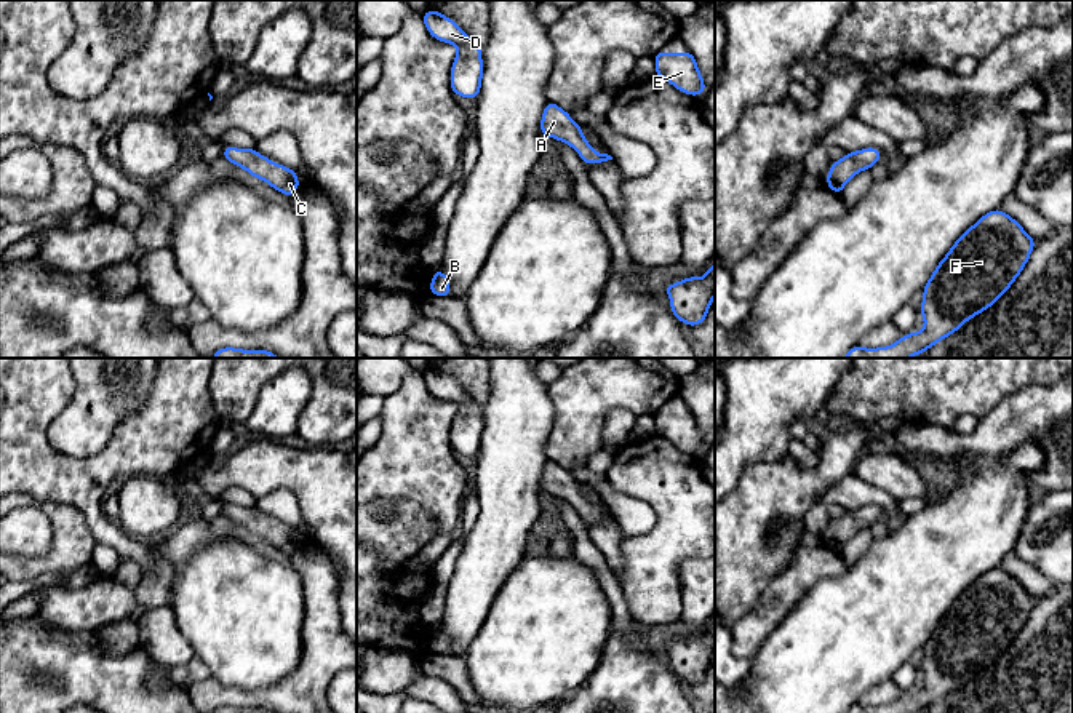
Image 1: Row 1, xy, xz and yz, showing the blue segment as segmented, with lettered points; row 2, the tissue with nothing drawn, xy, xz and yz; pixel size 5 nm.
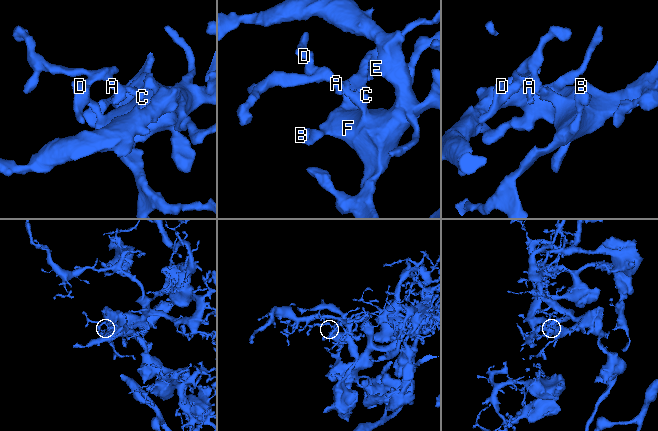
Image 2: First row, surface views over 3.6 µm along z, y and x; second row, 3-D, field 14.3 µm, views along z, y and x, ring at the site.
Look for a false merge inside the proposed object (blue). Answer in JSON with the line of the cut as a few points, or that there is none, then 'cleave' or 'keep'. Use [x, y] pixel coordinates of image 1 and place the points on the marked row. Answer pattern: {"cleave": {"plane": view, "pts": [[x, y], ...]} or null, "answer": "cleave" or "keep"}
{"cleave": null, "answer": "keep"}

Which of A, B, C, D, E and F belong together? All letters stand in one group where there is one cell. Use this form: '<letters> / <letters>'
A B C D E F

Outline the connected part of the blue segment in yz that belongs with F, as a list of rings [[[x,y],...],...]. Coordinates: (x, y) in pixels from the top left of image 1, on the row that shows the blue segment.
[[[1001,209],[987,213],[955,241],[923,288],[923,331],[908,333],[889,347],[856,345],[843,358],[910,358],[923,353],[991,307],[1020,275],[1035,243]]]

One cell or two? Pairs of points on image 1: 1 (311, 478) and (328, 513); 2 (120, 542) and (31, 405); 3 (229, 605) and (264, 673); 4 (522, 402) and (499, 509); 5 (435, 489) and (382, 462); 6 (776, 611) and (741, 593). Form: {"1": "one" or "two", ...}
{"1": "one", "2": "one", "3": "one", "4": "one", "5": "one", "6": "two"}

